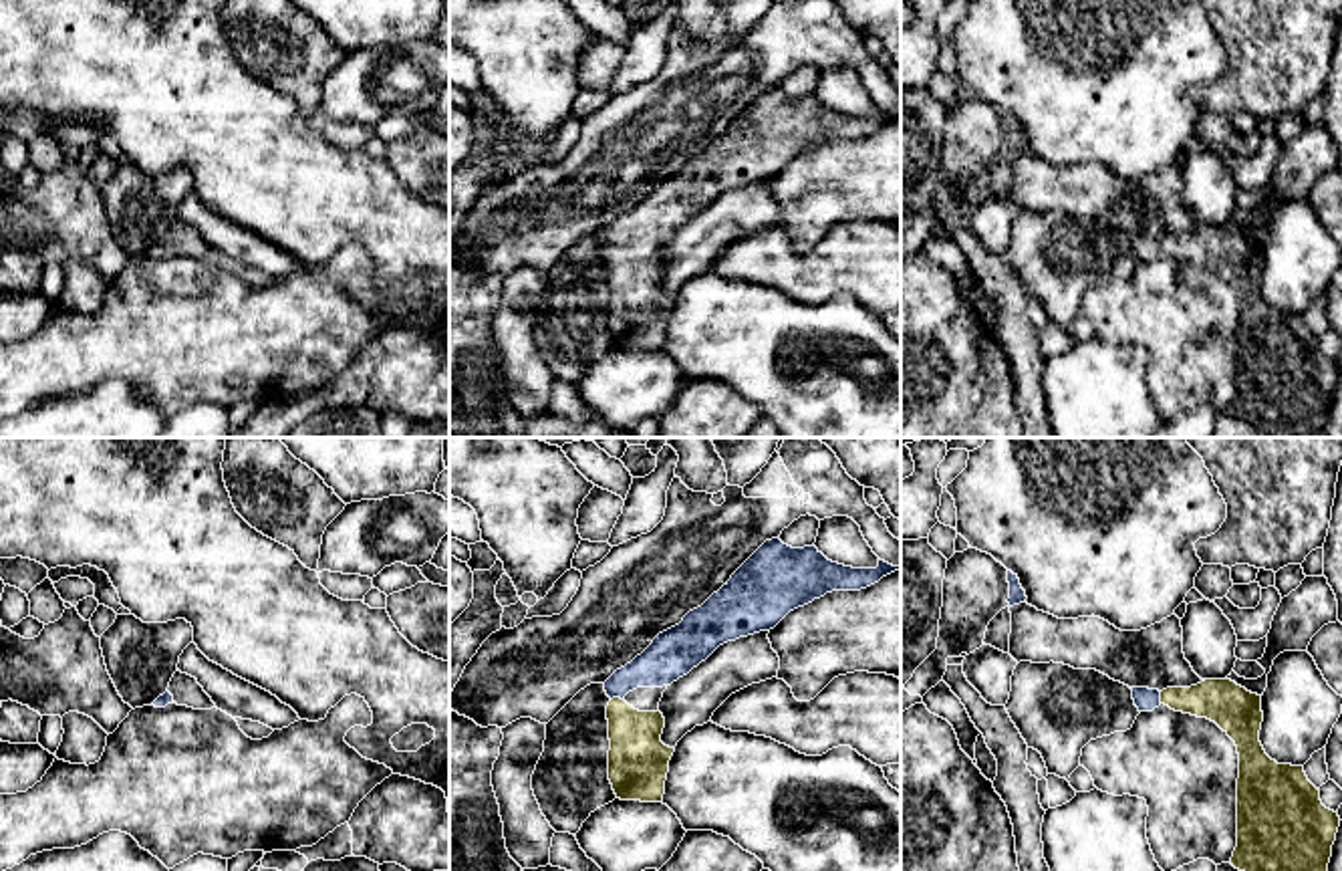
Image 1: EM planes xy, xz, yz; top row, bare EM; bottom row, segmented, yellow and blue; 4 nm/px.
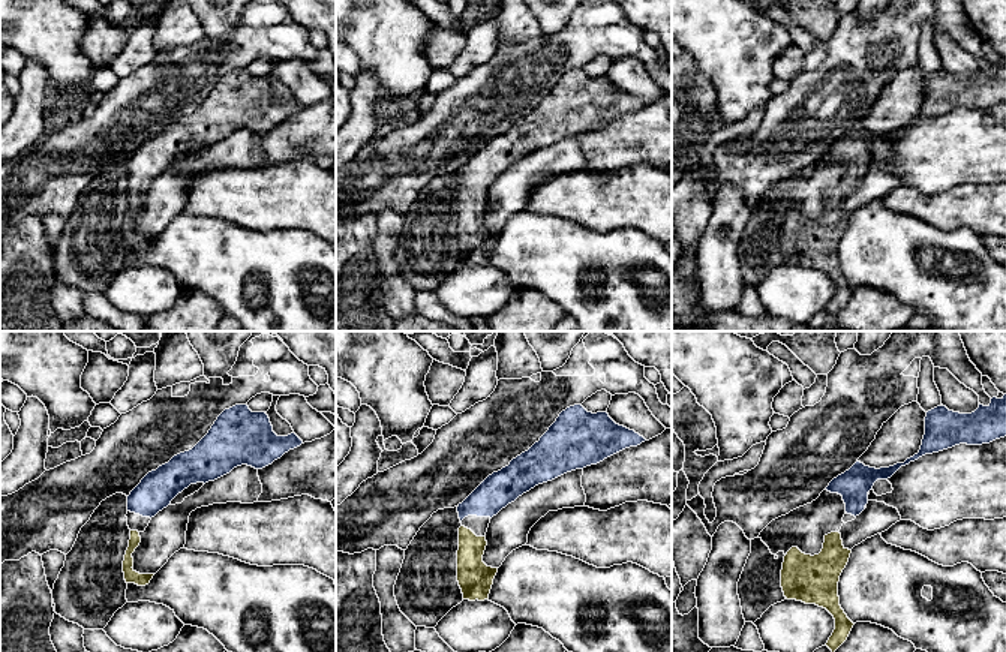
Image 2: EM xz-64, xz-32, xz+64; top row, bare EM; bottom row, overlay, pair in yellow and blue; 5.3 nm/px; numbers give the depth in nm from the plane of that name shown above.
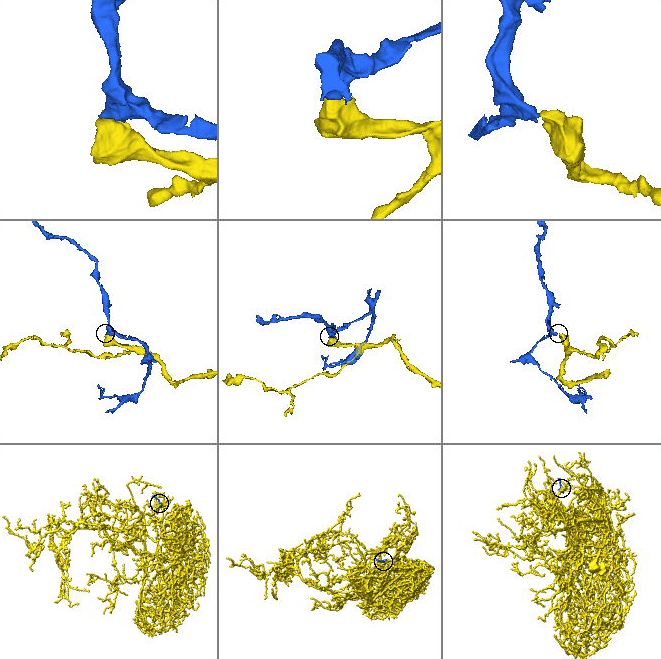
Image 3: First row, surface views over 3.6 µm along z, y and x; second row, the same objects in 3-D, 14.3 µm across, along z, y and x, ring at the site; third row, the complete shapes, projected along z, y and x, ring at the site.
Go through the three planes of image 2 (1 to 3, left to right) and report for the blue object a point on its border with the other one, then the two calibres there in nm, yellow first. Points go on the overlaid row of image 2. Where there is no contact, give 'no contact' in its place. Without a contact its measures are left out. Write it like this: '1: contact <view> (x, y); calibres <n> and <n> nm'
1: no contact
2: no contact
3: no contact

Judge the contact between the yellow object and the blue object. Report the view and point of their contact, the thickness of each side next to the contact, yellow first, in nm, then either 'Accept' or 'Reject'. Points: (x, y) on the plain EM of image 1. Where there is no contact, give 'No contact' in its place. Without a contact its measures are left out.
Touches yellow at xz (617, 246). Thickness 240 nm (yellow) against 180 nm. Accept

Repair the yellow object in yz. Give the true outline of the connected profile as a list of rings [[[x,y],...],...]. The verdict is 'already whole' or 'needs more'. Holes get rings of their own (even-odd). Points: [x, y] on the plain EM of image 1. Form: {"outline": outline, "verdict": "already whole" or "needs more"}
{"outline": [[[1231,228],[1191,236],[1130,236],[1138,260],[1161,252],[1215,270],[1237,294],[1237,395],[1231,413],[1271,438],[1322,433],[1340,375],[1304,315],[1278,313],[1261,290],[1261,244]]], "verdict": "needs more"}

